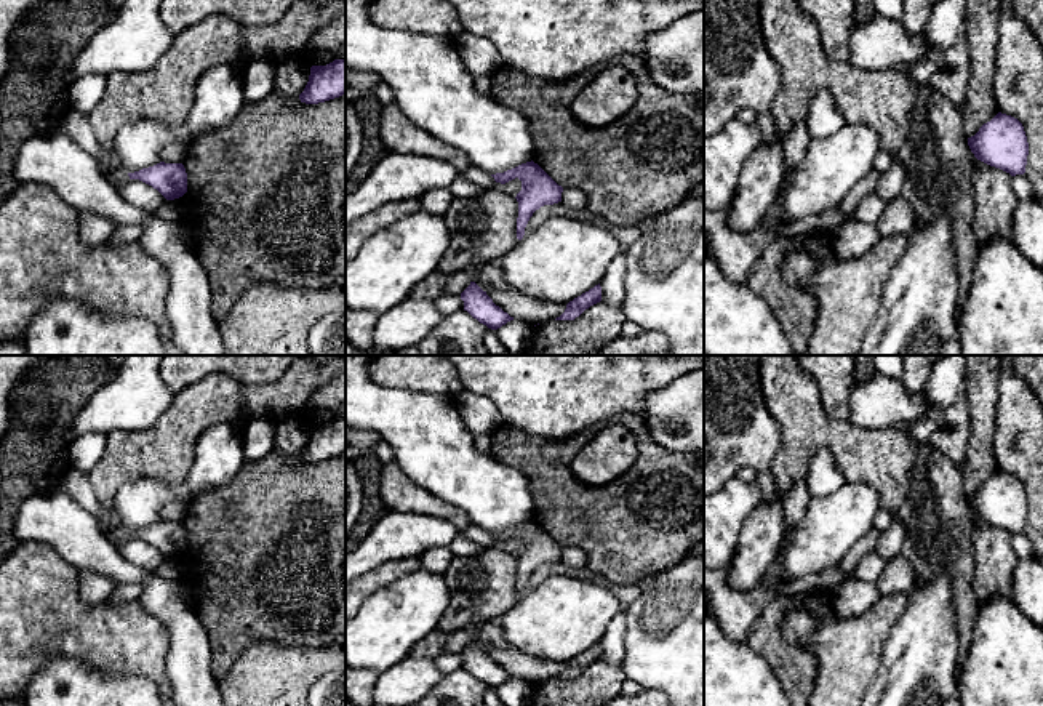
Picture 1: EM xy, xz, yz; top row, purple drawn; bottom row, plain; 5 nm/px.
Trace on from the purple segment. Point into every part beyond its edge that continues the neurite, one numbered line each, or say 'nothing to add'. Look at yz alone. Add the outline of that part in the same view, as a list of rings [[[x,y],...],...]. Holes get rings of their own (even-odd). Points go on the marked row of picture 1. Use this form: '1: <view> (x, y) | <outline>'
nothing to add

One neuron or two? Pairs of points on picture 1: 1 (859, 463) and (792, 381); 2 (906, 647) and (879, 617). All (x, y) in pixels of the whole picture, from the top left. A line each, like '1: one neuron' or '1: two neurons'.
1: one neuron
2: two neurons

